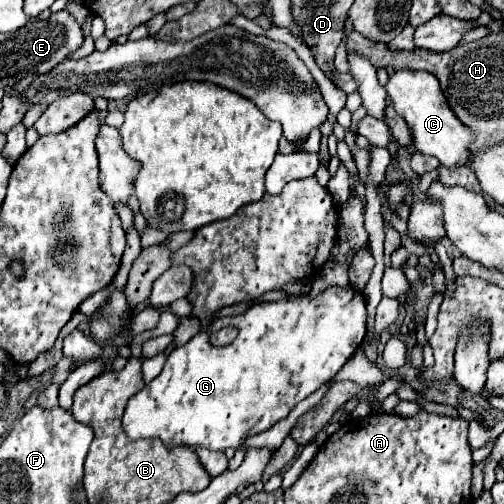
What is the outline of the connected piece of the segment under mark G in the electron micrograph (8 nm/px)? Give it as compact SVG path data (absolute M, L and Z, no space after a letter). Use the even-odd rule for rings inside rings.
M328 286L318 296L296 296L278 302L254 304L238 316L214 320L208 330L198 332L188 344L170 352L164 370L138 394L134 394L126 406L122 426L126 434L136 438L160 438L166 448L174 446L206 446L210 450L238 450L252 434L268 430L272 424L288 416L288 412L312 394L320 384L332 380L348 358L360 348L364 340L366 324L366 298L354 288ZM232 324L238 328L238 336L232 344L216 348L208 342L210 332L220 326Z

